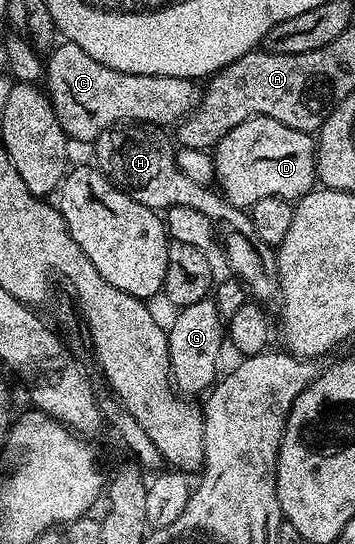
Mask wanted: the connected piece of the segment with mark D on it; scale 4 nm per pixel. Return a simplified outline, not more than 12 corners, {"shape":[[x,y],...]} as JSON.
{"shape":[[257,117],[213,148],[234,207],[317,183],[308,132]]}

